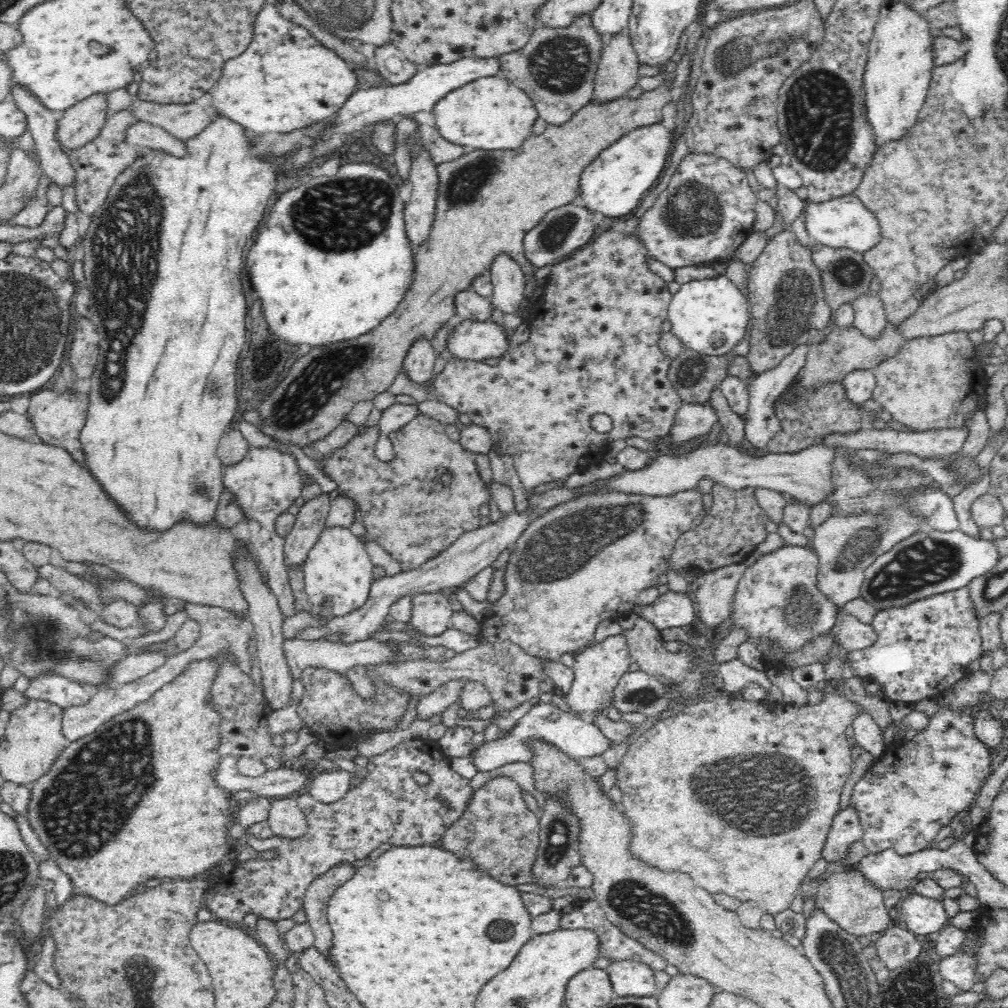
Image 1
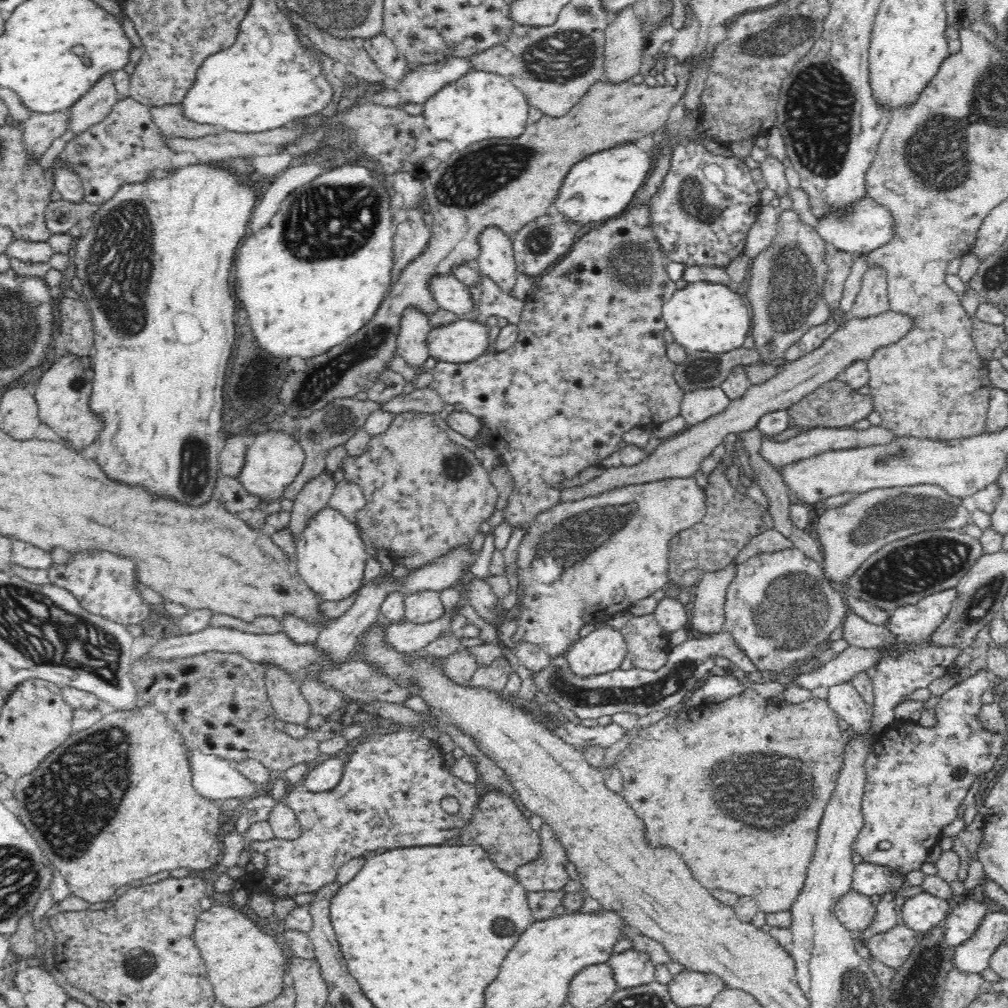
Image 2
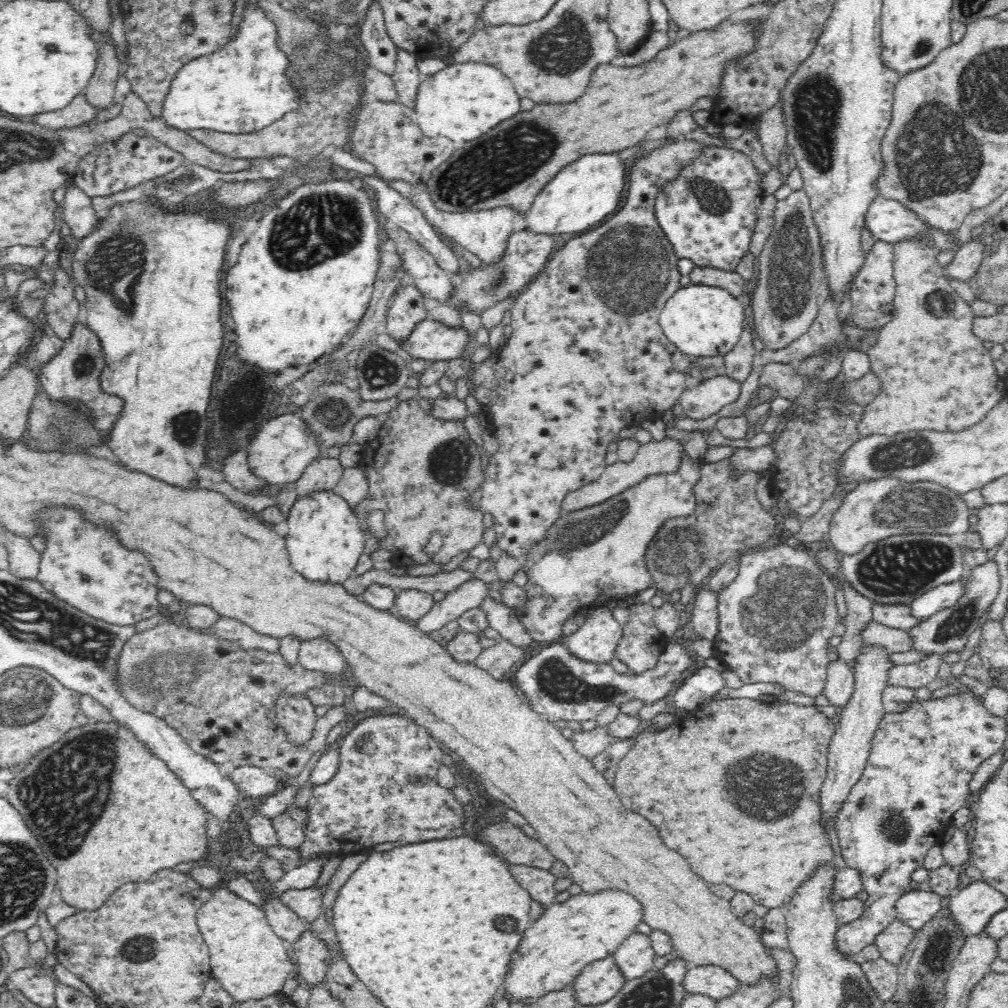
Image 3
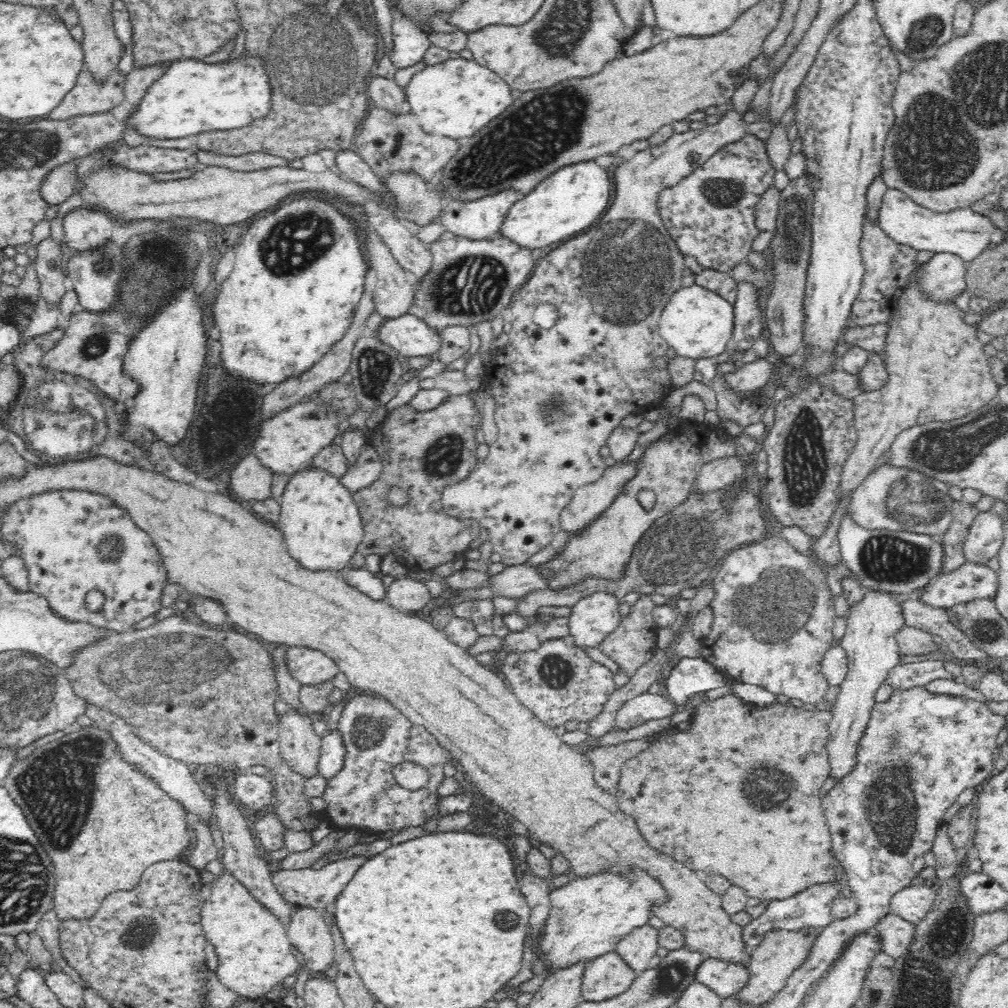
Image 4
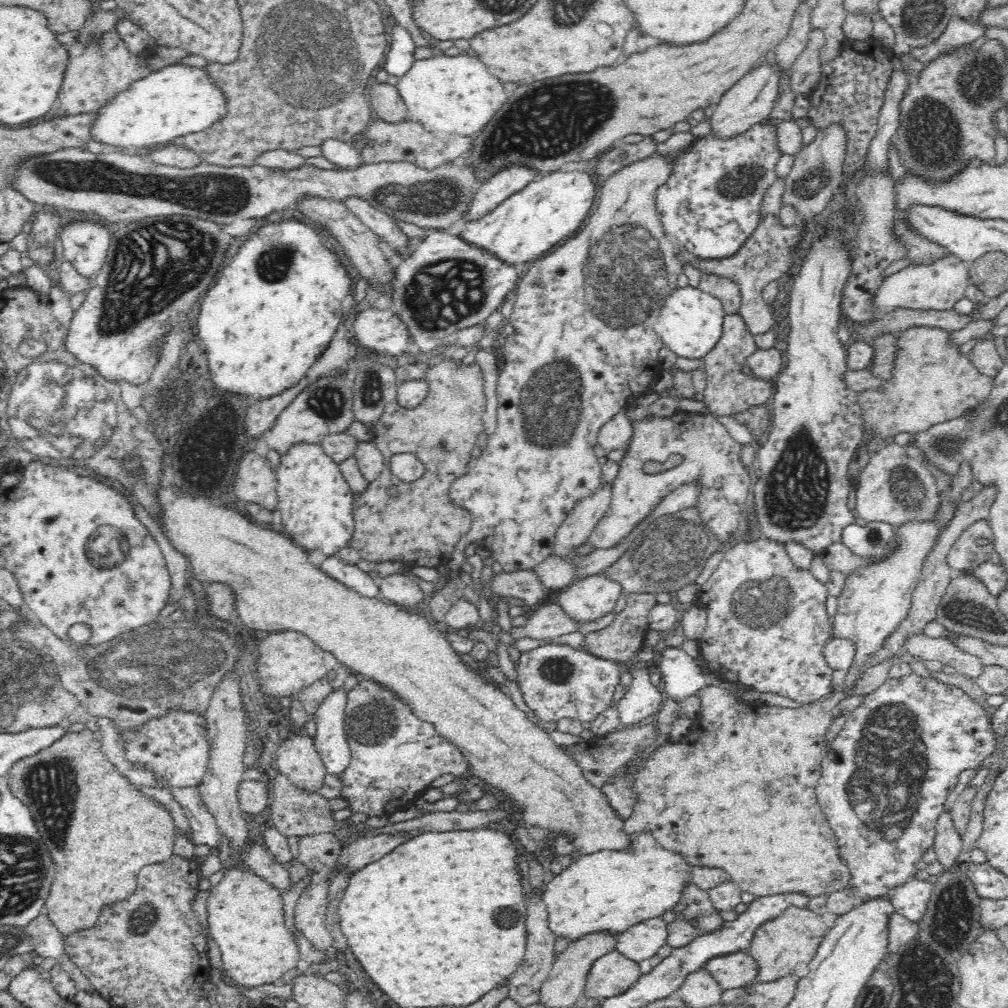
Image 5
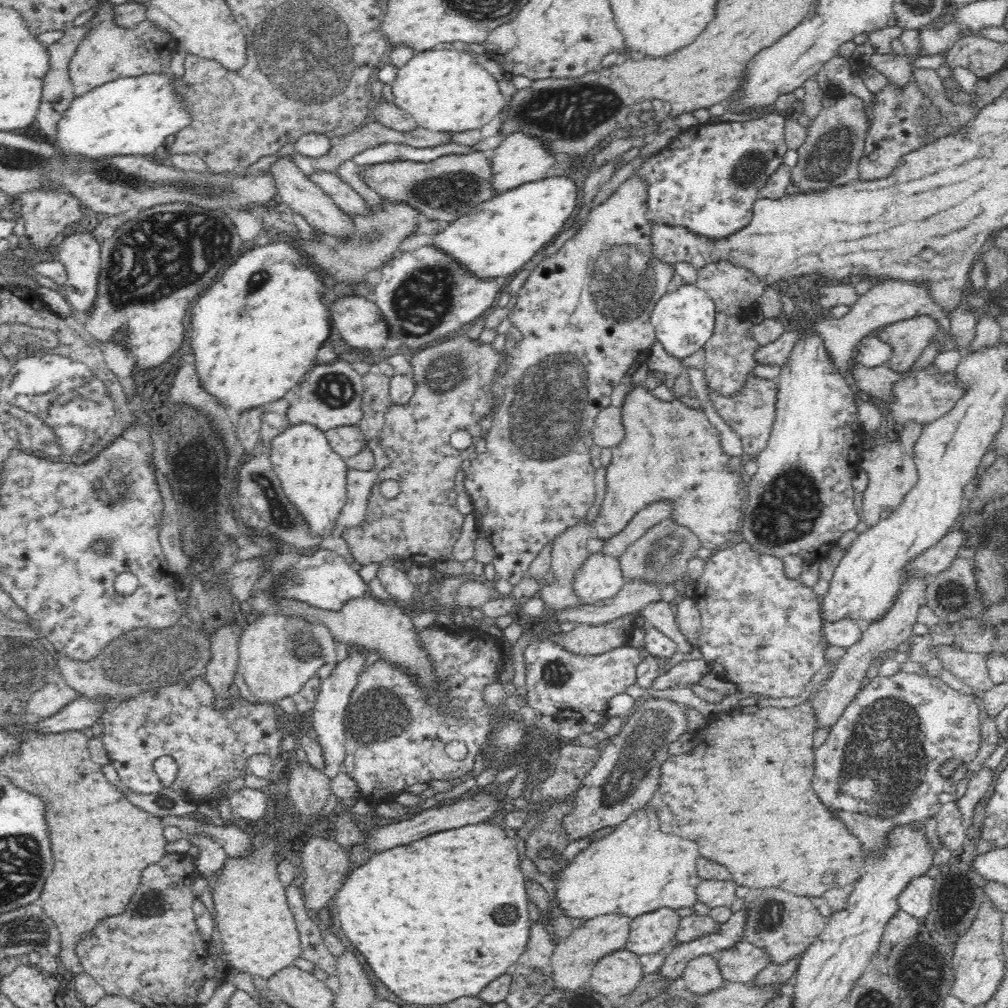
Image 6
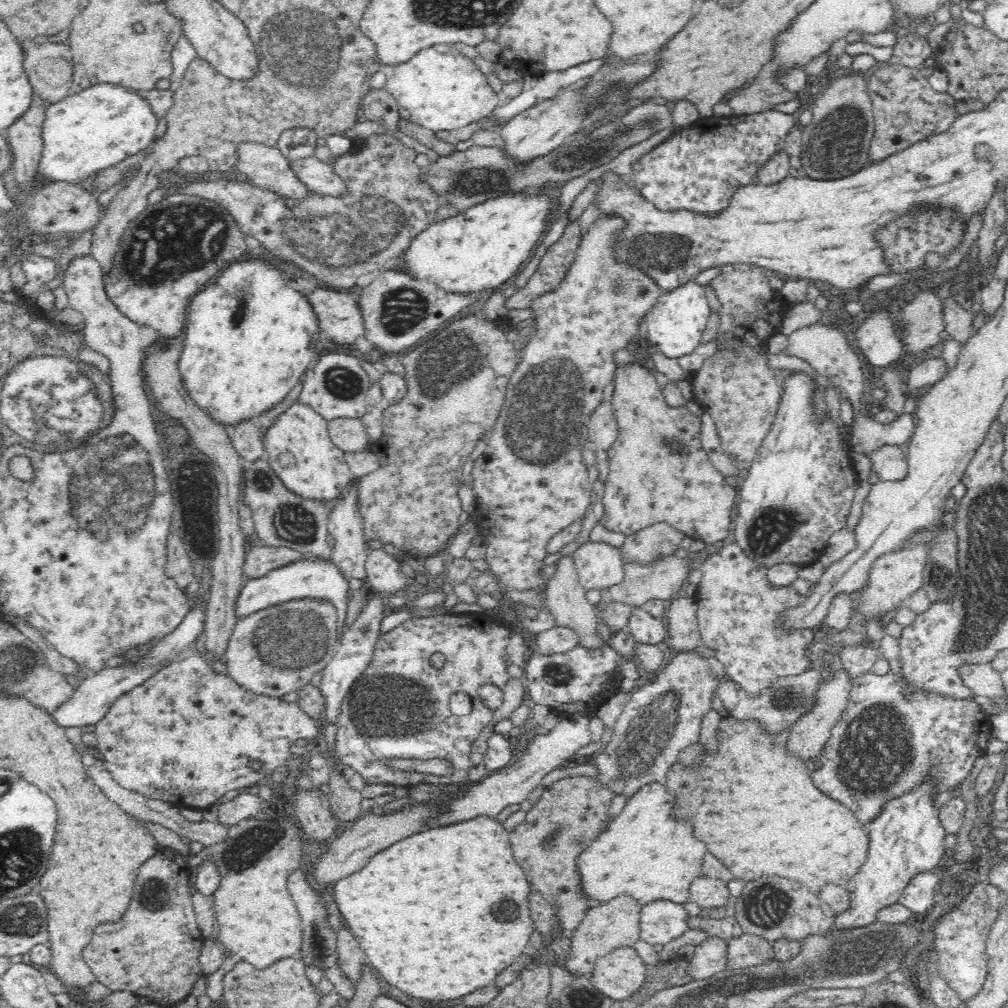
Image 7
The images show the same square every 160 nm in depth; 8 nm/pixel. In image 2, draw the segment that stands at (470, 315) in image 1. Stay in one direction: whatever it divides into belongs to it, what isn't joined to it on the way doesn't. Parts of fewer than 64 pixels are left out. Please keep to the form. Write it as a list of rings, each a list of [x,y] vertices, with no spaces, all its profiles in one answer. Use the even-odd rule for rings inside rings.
[[[450,273],[431,274],[426,279],[426,286],[439,308],[464,317],[472,312],[474,300],[470,295],[469,287],[454,275]]]

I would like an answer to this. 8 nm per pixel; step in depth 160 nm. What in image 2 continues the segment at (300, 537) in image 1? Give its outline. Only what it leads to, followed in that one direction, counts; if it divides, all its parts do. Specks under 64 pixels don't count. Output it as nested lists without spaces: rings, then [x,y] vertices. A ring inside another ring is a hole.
[[[322,471],[318,476],[309,478],[298,494],[292,499],[291,522],[289,526],[291,530],[298,536],[306,522],[310,520],[309,516],[324,505],[329,503],[336,482],[328,472]]]

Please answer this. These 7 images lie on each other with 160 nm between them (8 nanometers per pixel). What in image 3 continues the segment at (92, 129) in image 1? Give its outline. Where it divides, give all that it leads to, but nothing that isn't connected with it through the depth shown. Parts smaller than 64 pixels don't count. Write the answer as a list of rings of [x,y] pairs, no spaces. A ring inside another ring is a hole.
[[[96,40],[96,47],[98,47],[96,68],[84,90],[84,95],[93,106],[108,108],[113,103],[121,63],[114,44]]]

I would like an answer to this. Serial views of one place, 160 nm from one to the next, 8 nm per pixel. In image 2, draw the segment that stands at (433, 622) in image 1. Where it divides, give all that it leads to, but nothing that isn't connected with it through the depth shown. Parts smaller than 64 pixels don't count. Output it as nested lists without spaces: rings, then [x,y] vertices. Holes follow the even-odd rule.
[[[434,590],[405,594],[403,619],[416,624],[430,622],[441,615],[443,608],[439,592]]]

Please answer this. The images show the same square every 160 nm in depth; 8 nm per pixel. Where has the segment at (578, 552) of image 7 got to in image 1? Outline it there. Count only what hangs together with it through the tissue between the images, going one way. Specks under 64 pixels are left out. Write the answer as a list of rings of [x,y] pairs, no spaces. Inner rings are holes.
[[[622,635],[606,636],[602,642],[592,642],[577,651],[572,664],[573,681],[566,694],[570,710],[576,716],[585,719],[592,717],[594,711],[602,711],[607,715],[609,710],[607,702],[611,699],[611,690],[620,676],[629,672],[632,662],[628,645]]]

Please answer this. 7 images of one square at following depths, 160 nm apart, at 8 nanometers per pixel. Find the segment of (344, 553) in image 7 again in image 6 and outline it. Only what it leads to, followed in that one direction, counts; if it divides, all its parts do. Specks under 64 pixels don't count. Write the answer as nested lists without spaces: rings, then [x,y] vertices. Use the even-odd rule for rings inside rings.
[[[348,468],[345,505],[336,517],[339,532],[358,529],[365,522],[371,488],[376,481],[374,472]]]

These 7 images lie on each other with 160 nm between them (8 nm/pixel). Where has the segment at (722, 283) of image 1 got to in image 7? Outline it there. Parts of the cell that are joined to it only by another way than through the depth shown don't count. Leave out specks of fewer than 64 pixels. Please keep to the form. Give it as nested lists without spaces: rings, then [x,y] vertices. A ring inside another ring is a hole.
[[[690,282],[660,295],[650,310],[646,324],[643,325],[648,334],[646,340],[652,344],[653,352],[657,351],[668,358],[678,359],[698,347],[710,315],[710,306],[704,294],[702,285]]]

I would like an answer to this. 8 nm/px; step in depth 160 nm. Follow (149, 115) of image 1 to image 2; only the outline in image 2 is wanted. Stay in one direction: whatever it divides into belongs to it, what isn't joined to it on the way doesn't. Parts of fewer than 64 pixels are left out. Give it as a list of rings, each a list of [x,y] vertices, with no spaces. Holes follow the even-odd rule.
[[[178,105],[155,107],[150,109],[150,113],[152,120],[166,137],[198,139],[208,135],[216,135],[216,128],[212,125],[198,124],[182,118]]]

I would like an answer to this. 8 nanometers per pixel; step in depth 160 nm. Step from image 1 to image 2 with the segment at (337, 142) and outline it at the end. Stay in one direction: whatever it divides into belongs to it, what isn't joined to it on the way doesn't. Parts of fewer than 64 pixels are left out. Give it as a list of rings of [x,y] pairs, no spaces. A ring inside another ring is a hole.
[[[450,58],[440,63],[415,65],[412,73],[394,89],[380,90],[368,96],[367,100],[383,106],[397,106],[404,102],[414,102],[423,105],[442,85],[450,84],[470,72],[472,67],[466,58]]]

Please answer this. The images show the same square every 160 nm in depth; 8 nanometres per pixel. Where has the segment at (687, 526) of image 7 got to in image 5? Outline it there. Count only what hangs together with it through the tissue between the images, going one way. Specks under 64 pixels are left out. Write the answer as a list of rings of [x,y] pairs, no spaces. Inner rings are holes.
[[[678,410],[672,415],[654,415],[647,413],[644,418],[631,422],[631,437],[628,448],[617,462],[618,472],[609,483],[611,499],[607,512],[594,526],[589,544],[595,548],[610,548],[628,536],[634,526],[644,520],[647,512],[669,492],[692,482],[704,464],[710,464],[710,484],[702,486],[700,498],[706,498],[706,508],[700,508],[702,522],[710,528],[718,542],[727,542],[742,521],[742,508],[750,492],[750,476],[740,459],[741,444],[738,444],[712,415],[708,413],[689,413]],[[670,458],[680,458],[677,466],[650,474],[644,472],[644,464],[649,460],[668,462]],[[694,470],[694,472],[688,472]]]

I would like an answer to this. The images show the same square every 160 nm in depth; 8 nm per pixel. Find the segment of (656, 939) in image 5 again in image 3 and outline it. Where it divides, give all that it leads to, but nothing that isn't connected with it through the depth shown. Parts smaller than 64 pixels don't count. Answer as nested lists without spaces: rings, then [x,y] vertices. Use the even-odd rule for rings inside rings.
[[[634,931],[616,947],[612,955],[626,980],[630,980],[648,972],[654,966],[654,956],[657,954],[649,935]]]

